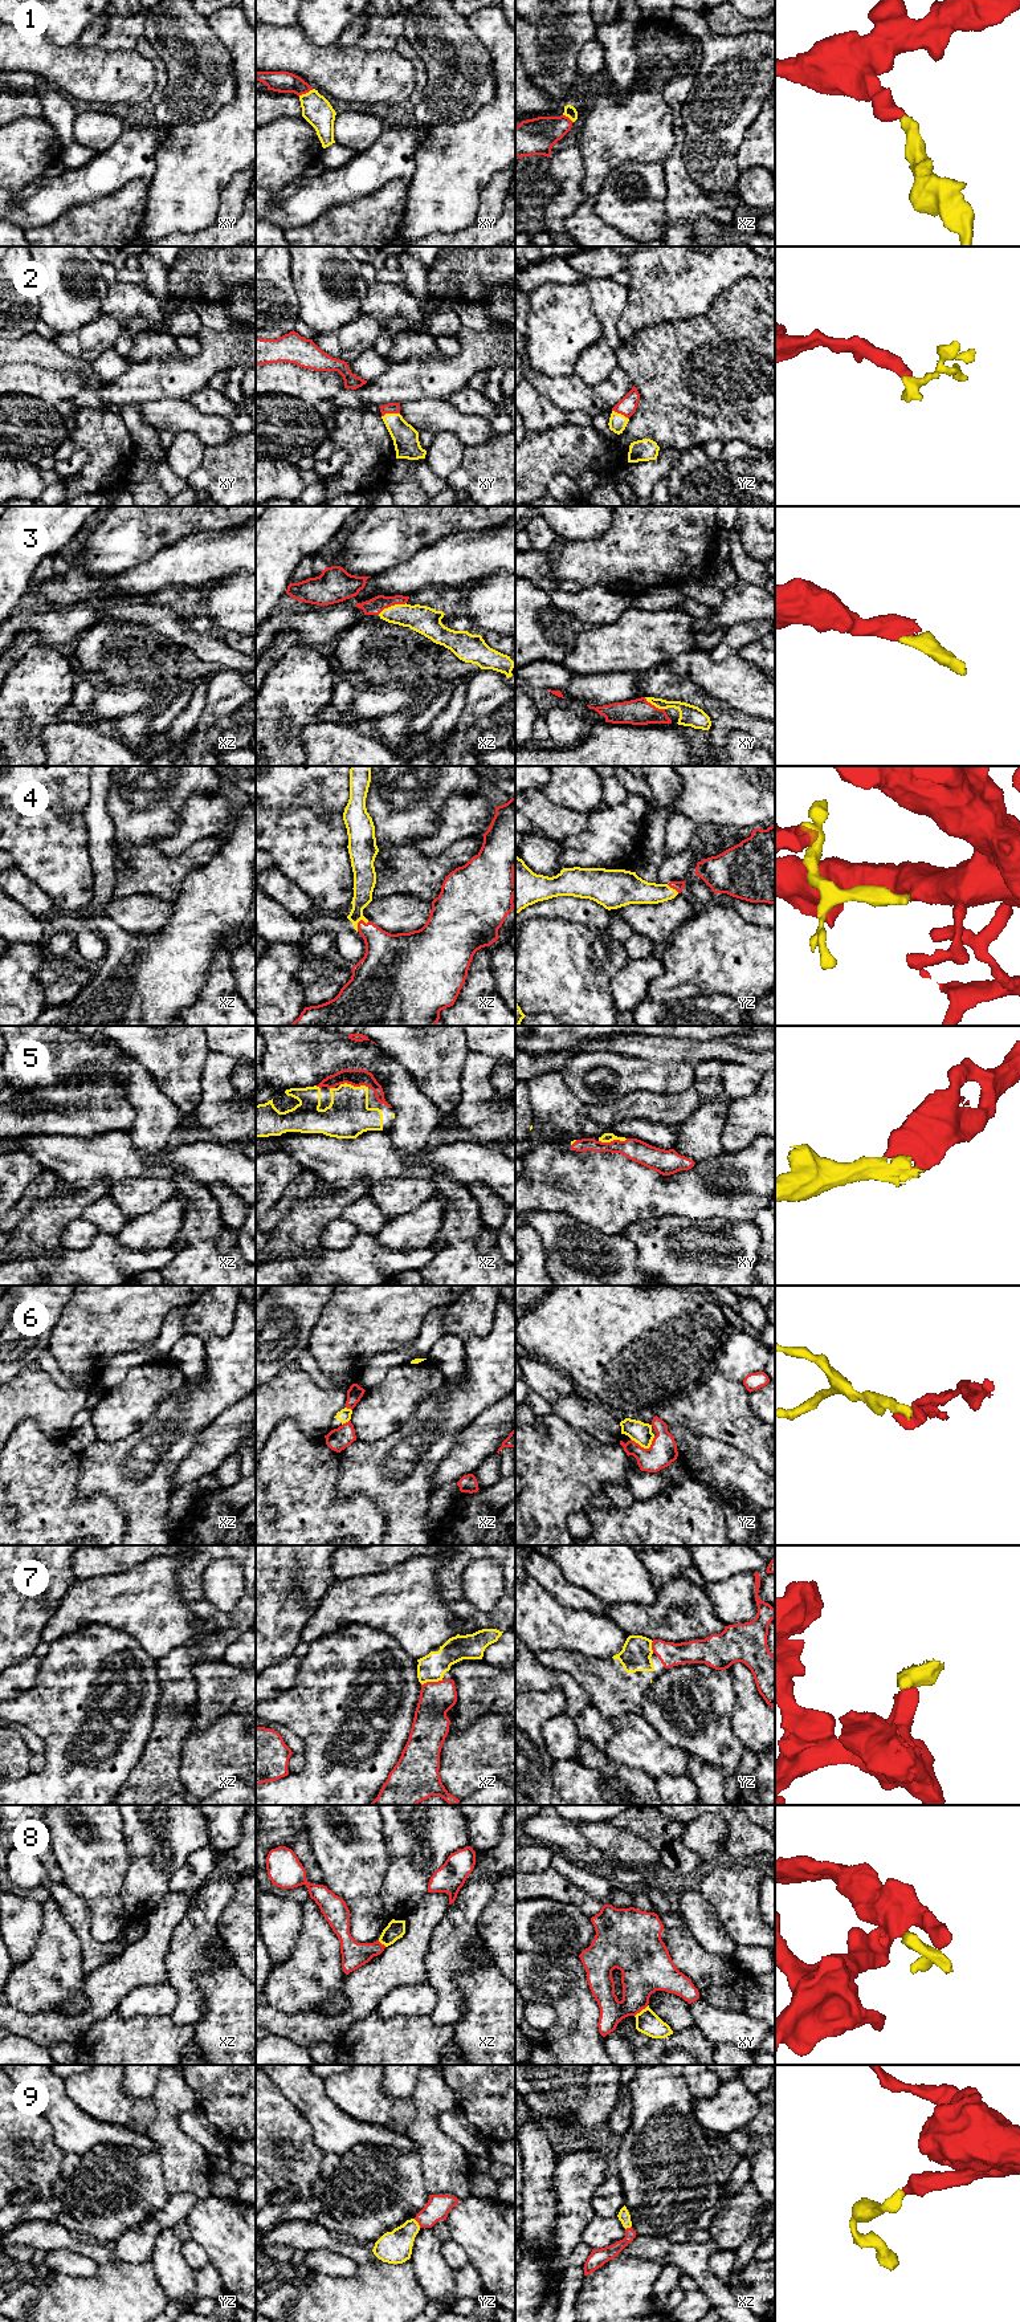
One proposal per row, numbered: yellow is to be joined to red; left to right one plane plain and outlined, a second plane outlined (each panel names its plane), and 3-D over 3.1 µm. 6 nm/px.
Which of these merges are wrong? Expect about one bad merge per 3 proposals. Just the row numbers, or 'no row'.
6, 8

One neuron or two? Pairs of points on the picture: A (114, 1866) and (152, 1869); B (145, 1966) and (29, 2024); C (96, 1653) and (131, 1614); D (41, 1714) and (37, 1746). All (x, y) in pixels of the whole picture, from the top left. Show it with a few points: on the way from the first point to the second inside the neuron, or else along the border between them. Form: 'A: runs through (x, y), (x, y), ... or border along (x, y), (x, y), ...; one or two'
A: border along (125, 1837), (129, 1868), (123, 1877), (121, 1898); two
B: runs through (115, 1987), (78, 2024), (58, 2024); one
C: border along (88, 1625), (106, 1624), (118, 1628), (143, 1648); two
D: border along (13, 1722), (31, 1728), (43, 1740), (44, 1751); two

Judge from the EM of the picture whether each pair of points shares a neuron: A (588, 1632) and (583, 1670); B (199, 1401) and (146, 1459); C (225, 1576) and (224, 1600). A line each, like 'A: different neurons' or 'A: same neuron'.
A: different neurons
B: same neuron
C: same neuron

